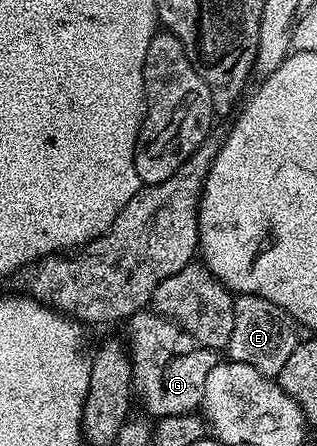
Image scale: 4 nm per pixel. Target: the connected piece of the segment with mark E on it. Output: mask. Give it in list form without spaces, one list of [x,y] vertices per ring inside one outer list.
[[[239,294],[235,296],[235,317],[233,334],[229,338],[225,352],[228,357],[242,364],[253,366],[261,374],[278,377],[281,366],[285,366],[289,354],[301,342],[300,325],[281,306],[260,296]]]

